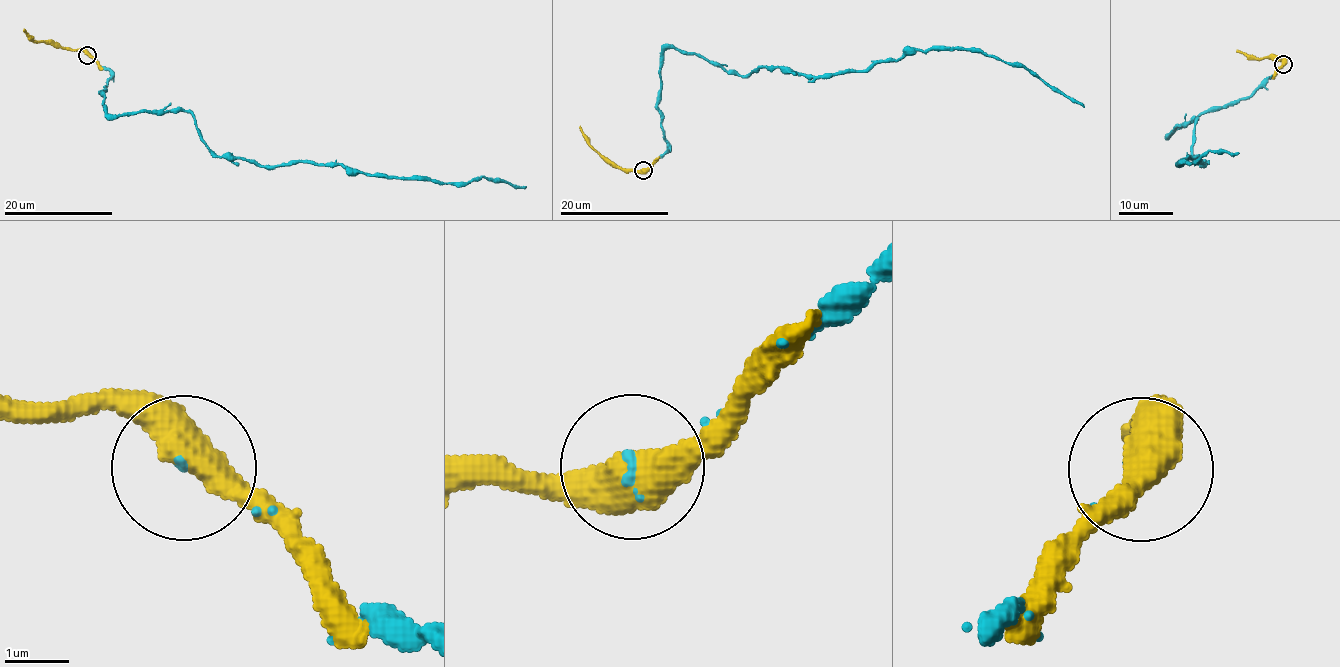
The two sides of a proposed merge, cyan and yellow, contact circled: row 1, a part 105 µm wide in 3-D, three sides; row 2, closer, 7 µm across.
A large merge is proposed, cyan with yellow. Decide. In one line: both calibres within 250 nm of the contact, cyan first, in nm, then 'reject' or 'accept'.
70 nm thick on the cyan side, 550 nm on the other; accept

